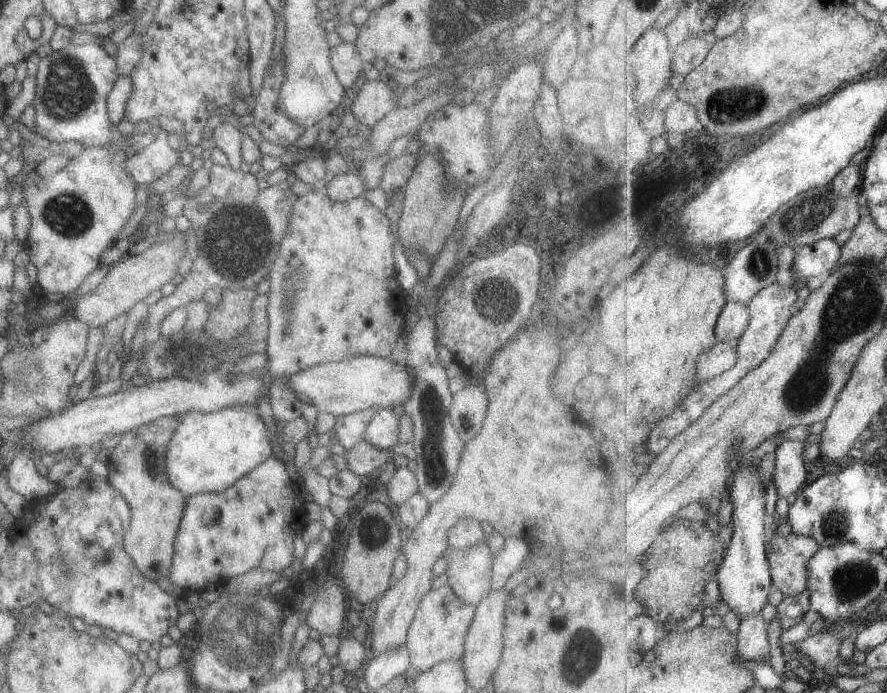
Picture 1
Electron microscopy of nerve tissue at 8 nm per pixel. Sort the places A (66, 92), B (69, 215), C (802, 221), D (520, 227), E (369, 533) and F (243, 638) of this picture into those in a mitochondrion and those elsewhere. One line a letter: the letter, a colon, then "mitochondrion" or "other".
A: mitochondrion
B: mitochondrion
C: mitochondrion
D: other
E: mitochondrion
F: mitochondrion

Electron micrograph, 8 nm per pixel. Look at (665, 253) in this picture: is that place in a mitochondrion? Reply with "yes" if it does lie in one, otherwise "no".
no

